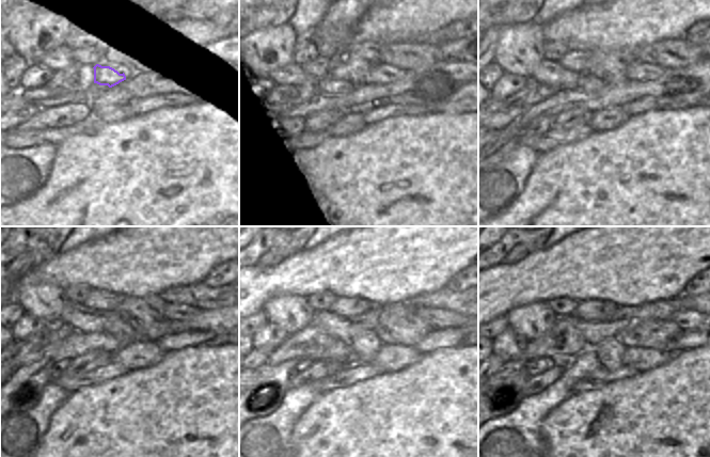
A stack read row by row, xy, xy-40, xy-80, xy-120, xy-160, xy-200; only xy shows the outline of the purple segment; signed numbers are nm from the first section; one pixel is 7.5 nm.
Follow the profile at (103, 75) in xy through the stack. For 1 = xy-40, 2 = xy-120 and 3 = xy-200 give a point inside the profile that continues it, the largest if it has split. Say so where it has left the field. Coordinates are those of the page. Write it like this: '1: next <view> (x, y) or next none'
1: next xy-40 (351, 81)
2: next xy-120 (116, 326)
3: next xy-200 (610, 351)

